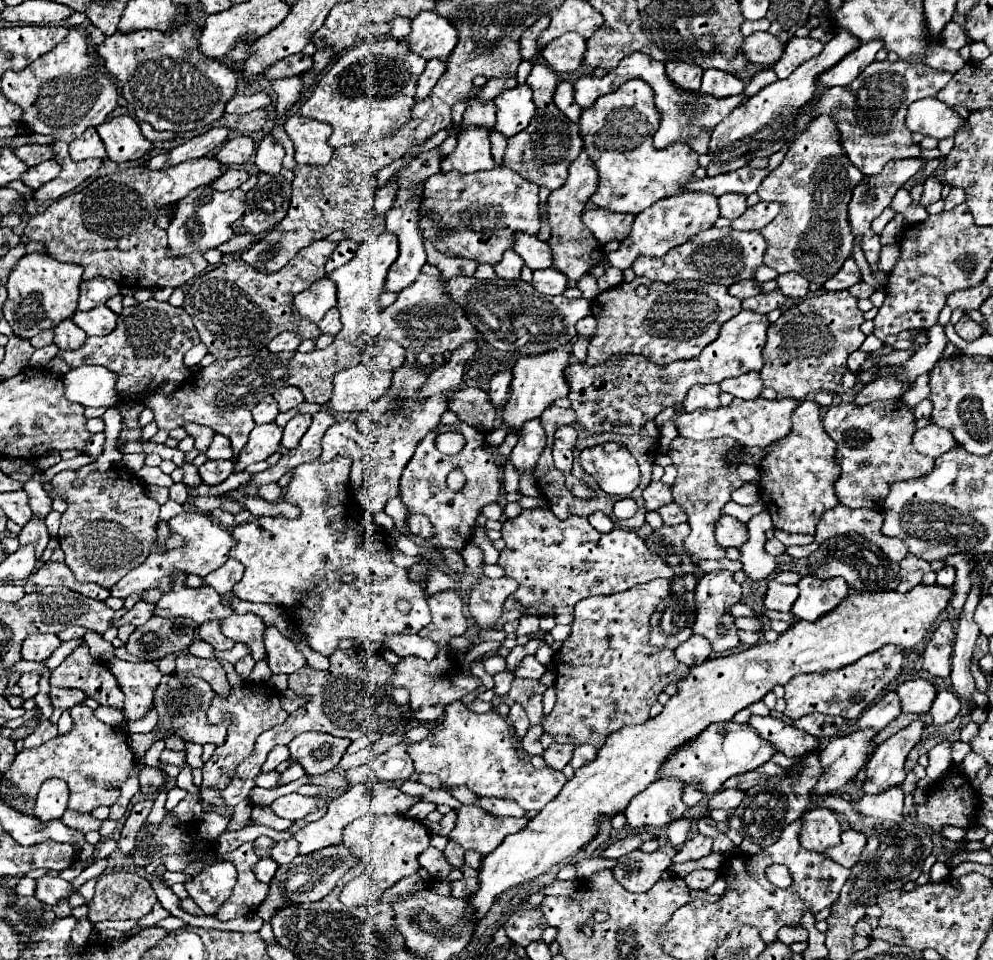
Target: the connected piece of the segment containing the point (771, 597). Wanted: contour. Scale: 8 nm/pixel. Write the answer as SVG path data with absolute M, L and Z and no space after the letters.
M770 581L766 597L764 597L764 607L788 613L796 599L798 599L798 587L796 585L780 585L776 581Z

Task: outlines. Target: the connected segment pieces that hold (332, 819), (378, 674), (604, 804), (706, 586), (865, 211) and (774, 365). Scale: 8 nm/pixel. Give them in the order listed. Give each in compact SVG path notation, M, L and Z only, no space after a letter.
M362 783L362 785L354 785L350 787L344 795L340 795L338 799L334 799L328 807L328 813L316 821L306 825L304 829L294 833L294 839L300 843L300 853L308 855L314 853L318 849L342 843L342 829L352 823L354 819L362 817L362 815L404 815L414 803L422 801L422 797L410 797L402 791L396 791L396 787L386 785L386 783Z
M346 649L336 651L330 657L330 669L328 671L316 671L310 667L300 669L298 673L288 677L288 687L304 697L308 695L310 701L300 707L294 715L290 715L282 725L276 725L270 731L264 731L254 747L254 755L250 755L246 761L242 761L236 769L236 775L232 777L230 785L222 791L222 799L228 807L236 807L242 799L248 797L250 789L254 787L254 777L260 773L262 763L266 761L270 749L276 745L288 745L296 735L304 731L322 731L330 733L334 737L346 737L346 739L358 739L368 733L380 733L392 735L392 733L404 733L408 723L412 721L410 711L410 699L406 689L394 689L390 685L392 665L388 665L378 653L368 653L366 649Z
M916 585L908 593L850 591L842 605L832 613L820 617L816 623L798 621L774 643L758 643L746 651L708 659L702 665L690 667L688 677L676 683L676 695L670 697L658 717L648 719L642 725L626 725L612 733L604 747L598 749L598 757L590 765L580 767L554 801L530 819L524 829L508 835L482 861L478 877L480 891L466 901L476 909L480 919L504 889L532 881L562 859L578 853L596 837L604 817L622 813L634 795L660 779L662 763L670 753L674 753L674 749L686 745L692 737L698 737L698 733L702 733L710 723L730 721L740 709L760 701L776 685L786 685L800 673L840 669L888 643L904 649L916 647L934 627L936 617L946 609L952 595L952 587L940 585Z
M720 571L718 575L708 573L700 579L700 583L696 587L696 621L692 625L692 633L706 637L712 645L712 653L726 653L740 645L738 627L734 627L734 617L730 617L730 611L726 611L740 599L742 599L742 587L738 583L734 583L730 571Z
M920 159L890 161L890 163L882 169L882 173L874 175L874 177L866 177L862 183L856 185L856 189L854 189L854 193L852 193L852 201L850 201L850 205L848 205L848 219L850 219L852 233L854 233L854 241L856 241L856 243L862 241L862 249L864 249L864 253L866 253L866 259L868 259L868 263L870 263L870 267L872 267L874 277L880 281L880 285L886 283L886 277L888 277L888 275L878 271L878 257L880 257L882 245L880 245L880 237L870 229L870 223L890 205L890 201L892 201L892 197L896 195L896 191L898 191L908 179L912 179L920 169L922 169L922 161L920 161Z
M826 291L788 307L776 323L770 323L768 341L762 353L764 367L760 371L764 387L774 389L778 397L802 401L816 391L846 393L848 389L854 389L858 381L863 385L873 382L878 373L877 367L858 373L848 371L846 367L848 355L864 343L864 333L860 331L864 313L856 303L858 299L848 291Z

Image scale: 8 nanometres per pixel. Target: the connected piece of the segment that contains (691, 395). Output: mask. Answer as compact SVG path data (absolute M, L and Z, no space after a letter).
M694 385L688 389L684 397L684 411L696 411L696 409L716 409L720 405L718 401L720 387L718 385Z

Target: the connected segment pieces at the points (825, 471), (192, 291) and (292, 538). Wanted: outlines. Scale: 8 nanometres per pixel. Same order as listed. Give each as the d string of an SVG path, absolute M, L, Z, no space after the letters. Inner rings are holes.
M802 401L792 415L792 431L784 439L776 441L760 463L760 497L772 515L774 529L786 533L814 535L816 525L824 511L838 505L834 493L834 481L838 479L838 465L834 461L836 443L822 427L820 405L814 401Z
M328 239L314 241L306 249L300 249L298 255L274 275L260 273L242 259L232 259L212 271L196 275L186 289L184 309L192 317L202 343L208 347L208 353L216 359L246 357L266 347L286 329L298 331L304 339L318 339L320 329L314 323L296 319L298 315L292 309L292 299L298 291L308 289L314 281L326 275L324 265L334 249L336 243Z
M336 457L332 459L330 463L322 463L322 461L314 461L314 463L304 463L300 465L298 469L292 471L292 481L290 485L286 487L286 495L284 499L292 505L296 505L300 509L300 517L298 519L289 519L285 517L260 517L260 519L254 519L250 523L244 523L244 525L236 525L236 529L232 531L232 537L236 539L236 547L230 551L230 557L232 559L238 559L242 565L244 565L244 577L242 581L234 587L234 595L242 601L252 601L252 603L272 603L272 605L280 605L282 609L286 609L288 612L288 619L290 623L294 625L296 631L300 631L306 641L308 641L308 647L312 651L318 651L326 657L330 657L336 649L340 649L340 641L342 639L352 639L352 641L358 641L362 645L366 643L374 643L374 641L382 641L388 633L418 633L424 625L430 623L430 609L428 609L428 597L426 597L426 581L410 581L410 569L404 569L404 567L398 567L392 563L390 555L388 555L388 533L380 527L376 527L376 521L372 515L364 513L360 515L360 511L356 511L356 501L354 501L354 495L352 491L348 489L348 475L350 475L350 465L352 465L352 459L344 459L344 457ZM342 573L358 573L358 579L356 583L342 583L340 581L340 575ZM398 599L406 599L412 603L412 609L408 615L400 613L396 609L396 601Z

